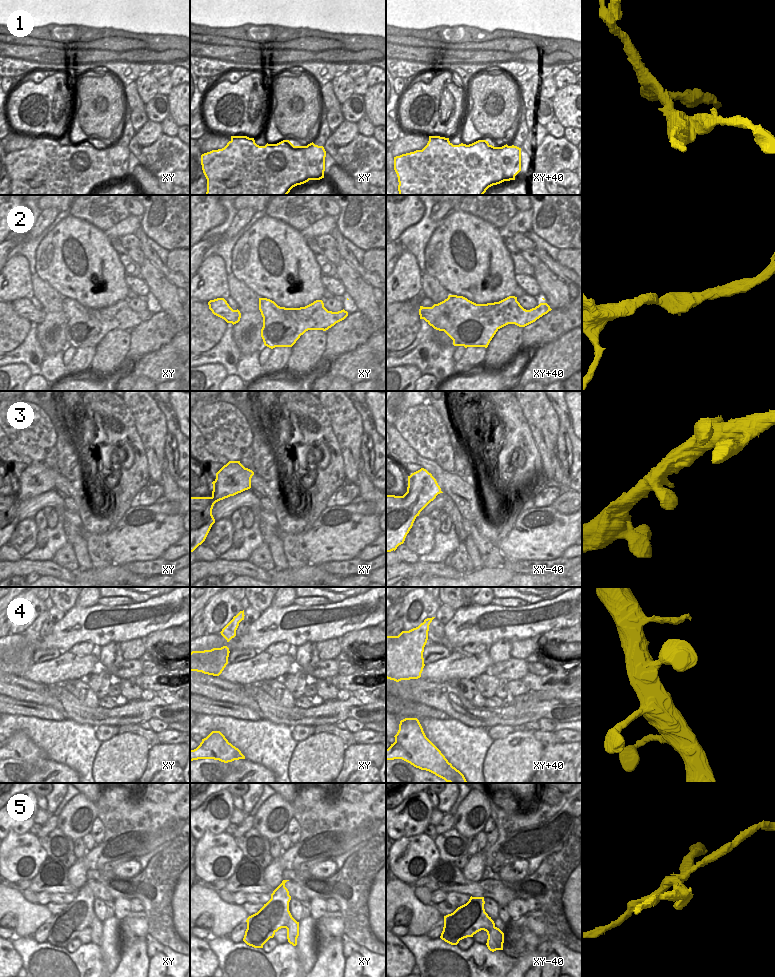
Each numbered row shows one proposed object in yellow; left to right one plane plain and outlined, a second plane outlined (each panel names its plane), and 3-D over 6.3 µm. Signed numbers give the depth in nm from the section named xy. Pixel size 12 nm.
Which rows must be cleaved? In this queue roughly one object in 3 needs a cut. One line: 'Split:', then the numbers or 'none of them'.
Split: 1, 5

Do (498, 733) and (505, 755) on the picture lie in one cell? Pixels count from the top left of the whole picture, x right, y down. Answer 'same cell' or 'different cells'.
different cells

